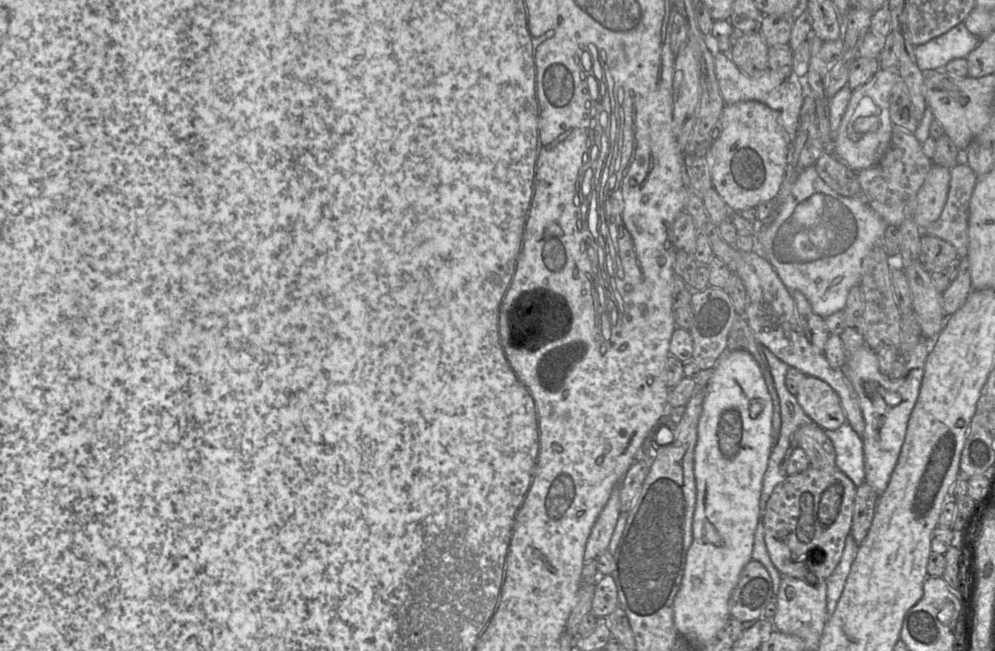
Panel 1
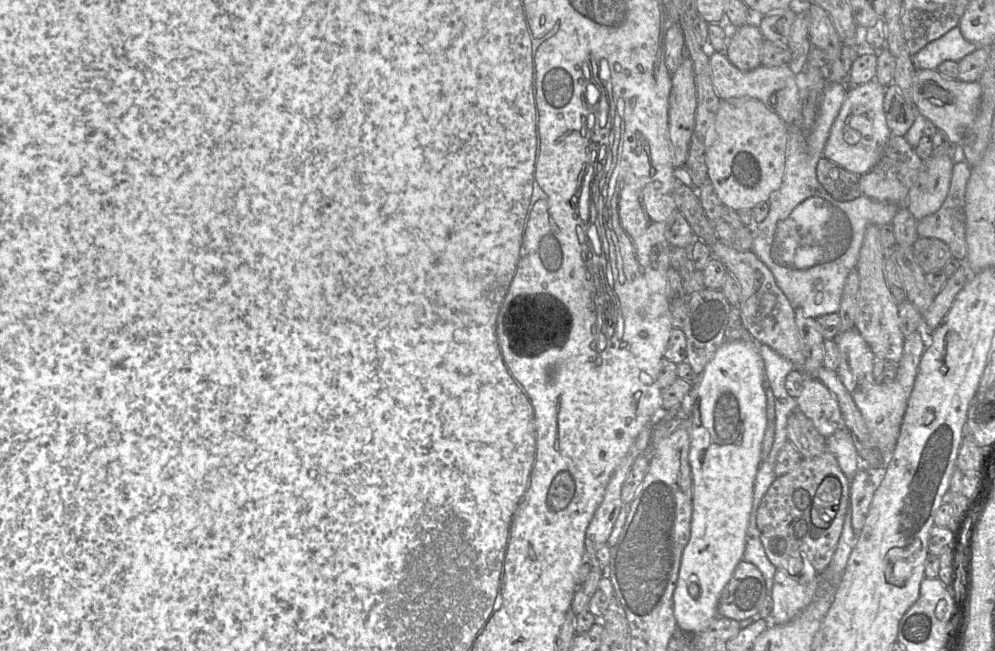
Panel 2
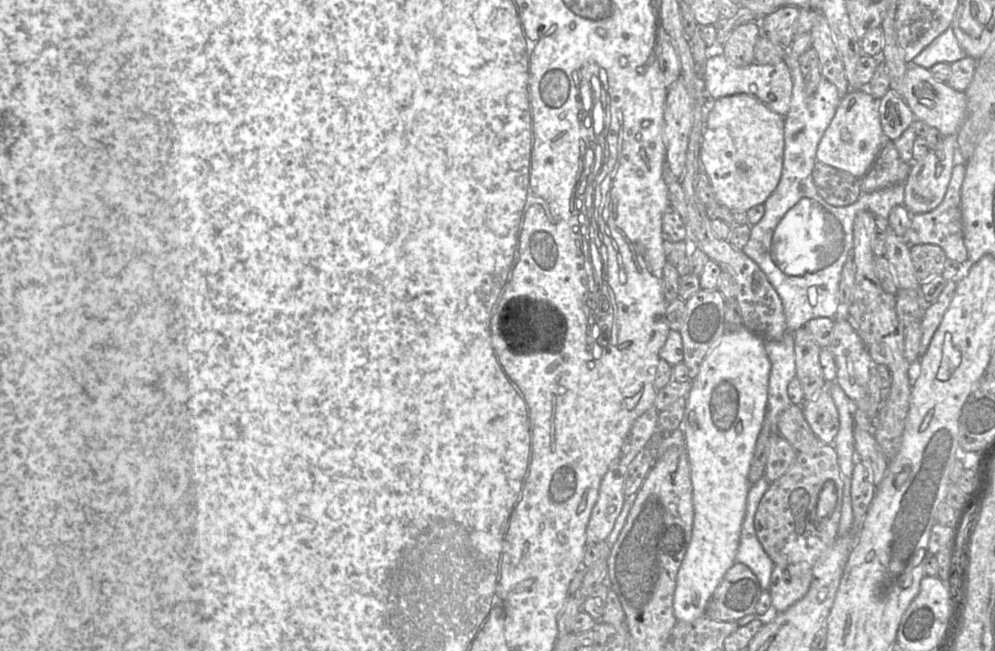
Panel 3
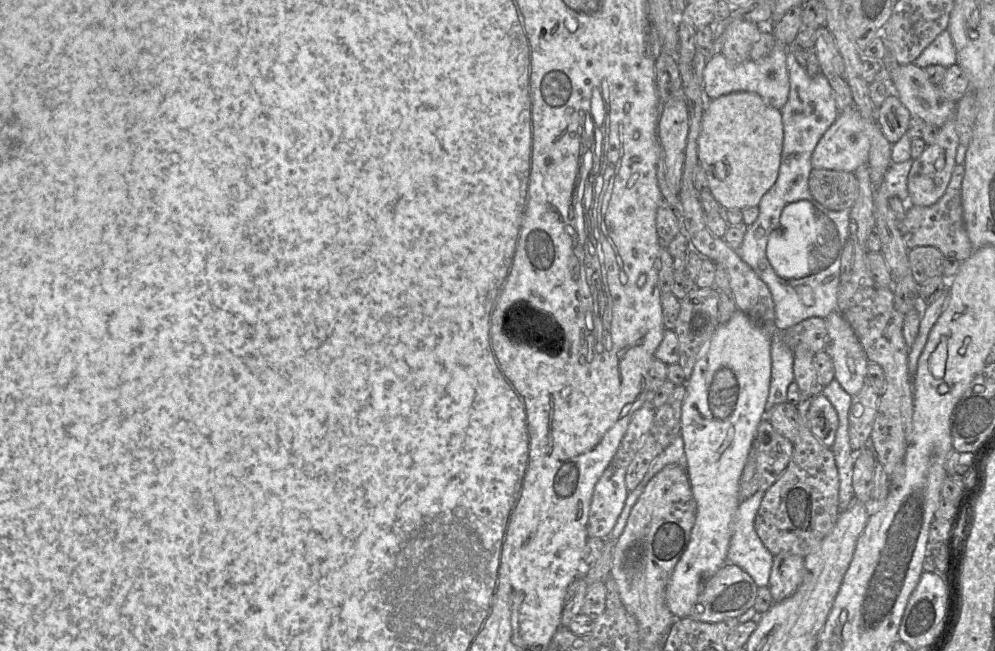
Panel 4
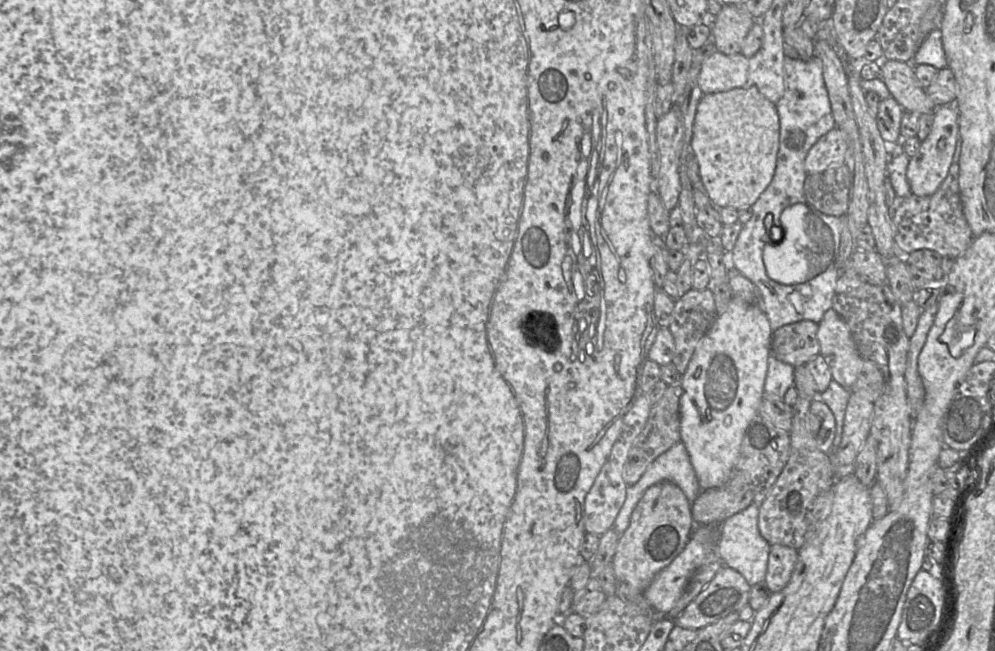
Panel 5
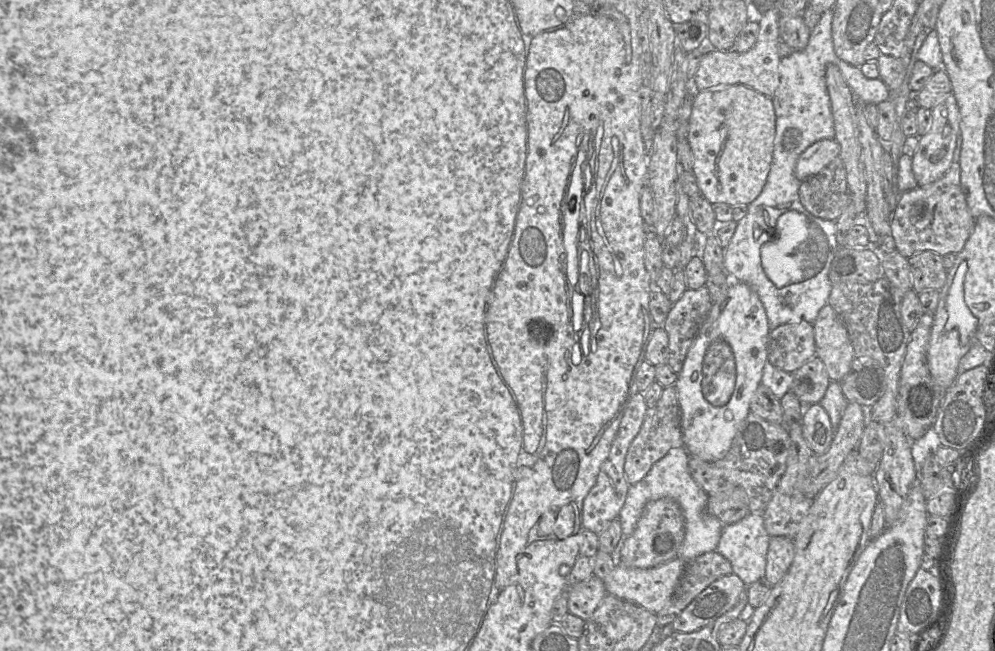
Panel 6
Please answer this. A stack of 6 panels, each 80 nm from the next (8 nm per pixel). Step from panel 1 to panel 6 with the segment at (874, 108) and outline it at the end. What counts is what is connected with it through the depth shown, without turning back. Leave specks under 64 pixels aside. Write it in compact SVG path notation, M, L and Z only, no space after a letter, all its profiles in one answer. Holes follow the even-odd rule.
M823 139L803 151L796 163L795 176L801 182L819 173L839 156L840 146L835 139Z

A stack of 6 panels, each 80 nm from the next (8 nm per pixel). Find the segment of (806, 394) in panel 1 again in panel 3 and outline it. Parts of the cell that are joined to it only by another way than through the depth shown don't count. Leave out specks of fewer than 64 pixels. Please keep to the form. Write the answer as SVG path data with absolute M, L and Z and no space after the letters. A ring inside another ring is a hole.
M821 389L814 399L801 404L804 418L816 437L826 444L833 444L839 430L839 415L827 389Z

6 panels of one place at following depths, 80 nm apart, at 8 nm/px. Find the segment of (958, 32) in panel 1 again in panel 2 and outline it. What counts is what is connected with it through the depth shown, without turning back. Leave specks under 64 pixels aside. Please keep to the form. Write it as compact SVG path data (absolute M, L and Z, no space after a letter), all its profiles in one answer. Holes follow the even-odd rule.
M957 26L922 48L913 56L913 63L917 70L936 70L945 61L959 62L977 48L963 37Z

